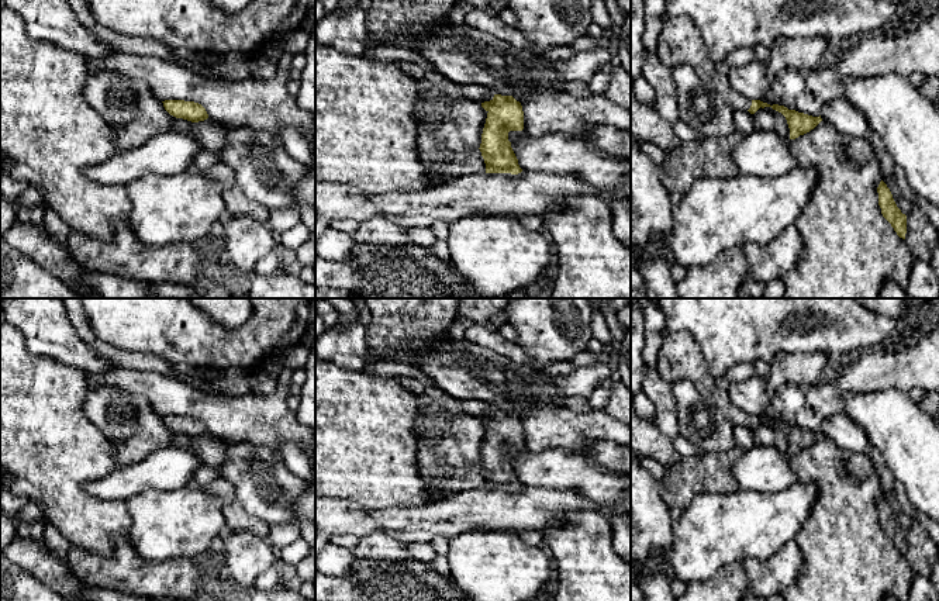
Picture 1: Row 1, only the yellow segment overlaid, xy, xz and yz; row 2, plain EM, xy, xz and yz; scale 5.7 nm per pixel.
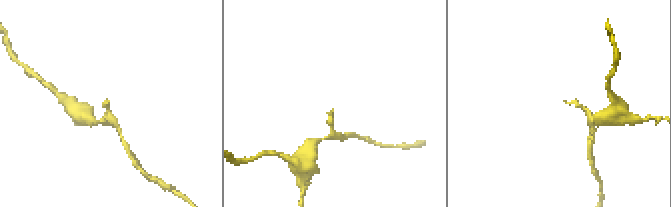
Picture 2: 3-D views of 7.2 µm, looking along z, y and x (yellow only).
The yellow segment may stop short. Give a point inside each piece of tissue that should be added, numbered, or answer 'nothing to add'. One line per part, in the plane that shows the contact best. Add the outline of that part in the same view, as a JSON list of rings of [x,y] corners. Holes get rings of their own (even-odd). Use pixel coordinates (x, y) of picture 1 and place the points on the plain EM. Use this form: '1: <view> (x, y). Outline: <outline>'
1: yz (679, 358). Outline: [[[663,331],[657,372],[670,386],[677,380],[691,380],[705,401],[718,407],[729,421],[746,426],[750,424],[752,415],[739,410],[729,400],[728,391],[717,386],[691,335]]]

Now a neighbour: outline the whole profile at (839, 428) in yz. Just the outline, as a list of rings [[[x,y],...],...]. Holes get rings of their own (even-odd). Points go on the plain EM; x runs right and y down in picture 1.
[[[836,412],[824,419],[821,434],[829,438],[842,450],[866,452],[870,446],[862,426],[845,412]]]

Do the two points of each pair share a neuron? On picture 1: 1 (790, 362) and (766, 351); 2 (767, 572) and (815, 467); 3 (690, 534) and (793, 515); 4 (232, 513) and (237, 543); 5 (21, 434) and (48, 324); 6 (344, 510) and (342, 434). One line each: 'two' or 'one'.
1: two
2: two
3: one
4: two
5: two
6: two

